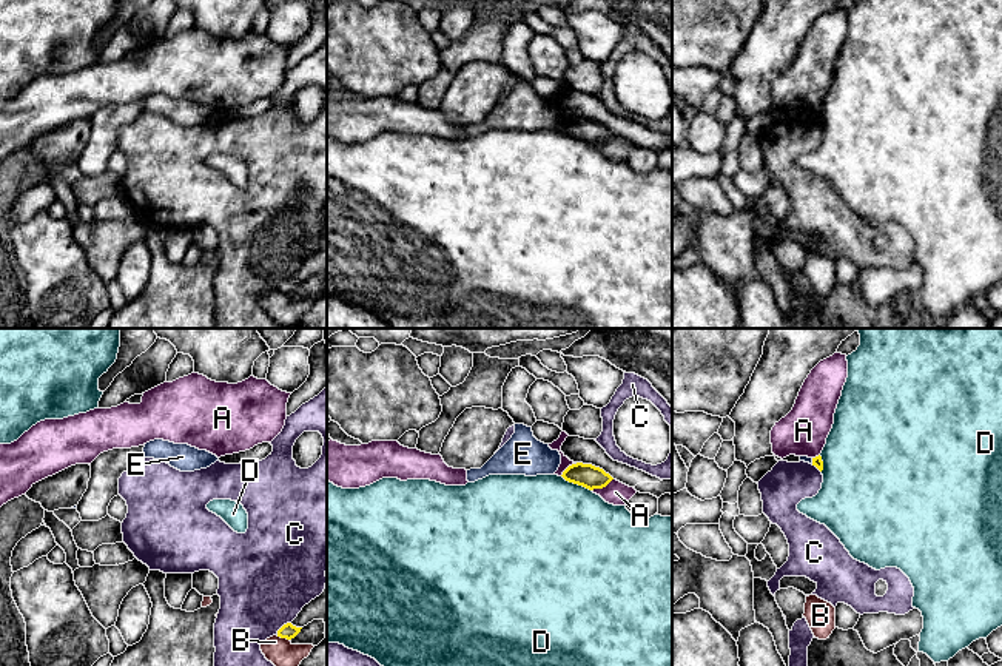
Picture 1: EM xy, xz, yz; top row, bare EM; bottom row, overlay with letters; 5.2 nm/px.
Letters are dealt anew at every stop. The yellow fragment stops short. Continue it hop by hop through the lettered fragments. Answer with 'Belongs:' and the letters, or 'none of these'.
Belongs: none of these

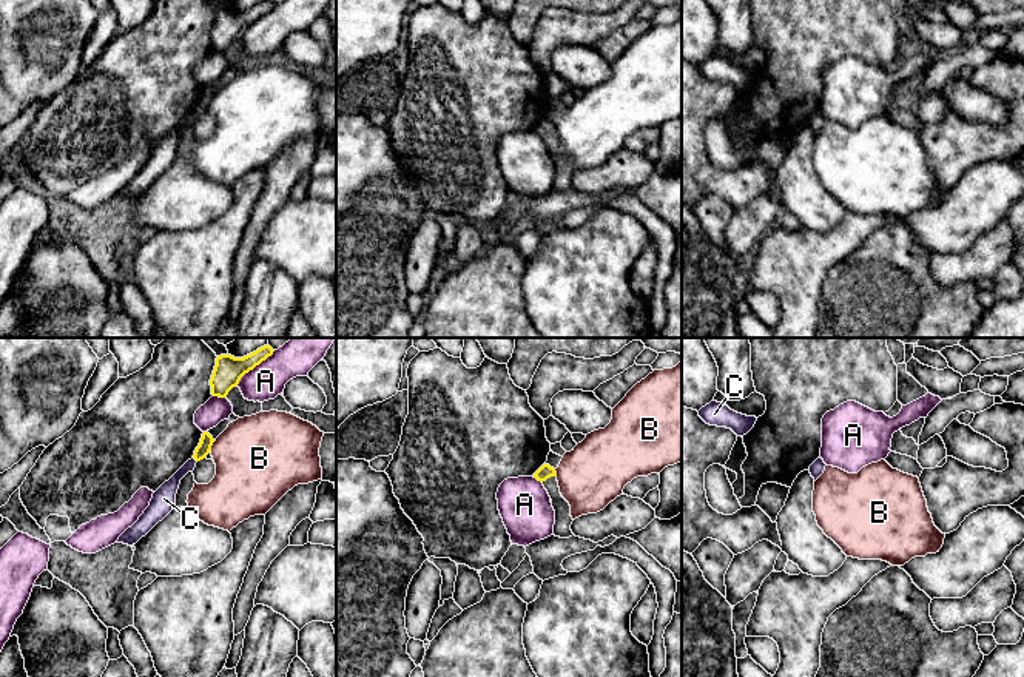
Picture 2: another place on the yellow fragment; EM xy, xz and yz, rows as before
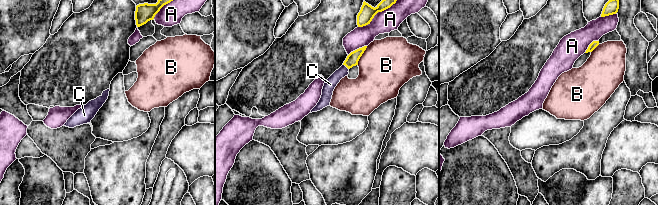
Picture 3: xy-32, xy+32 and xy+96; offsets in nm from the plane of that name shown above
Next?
Belongs: C

